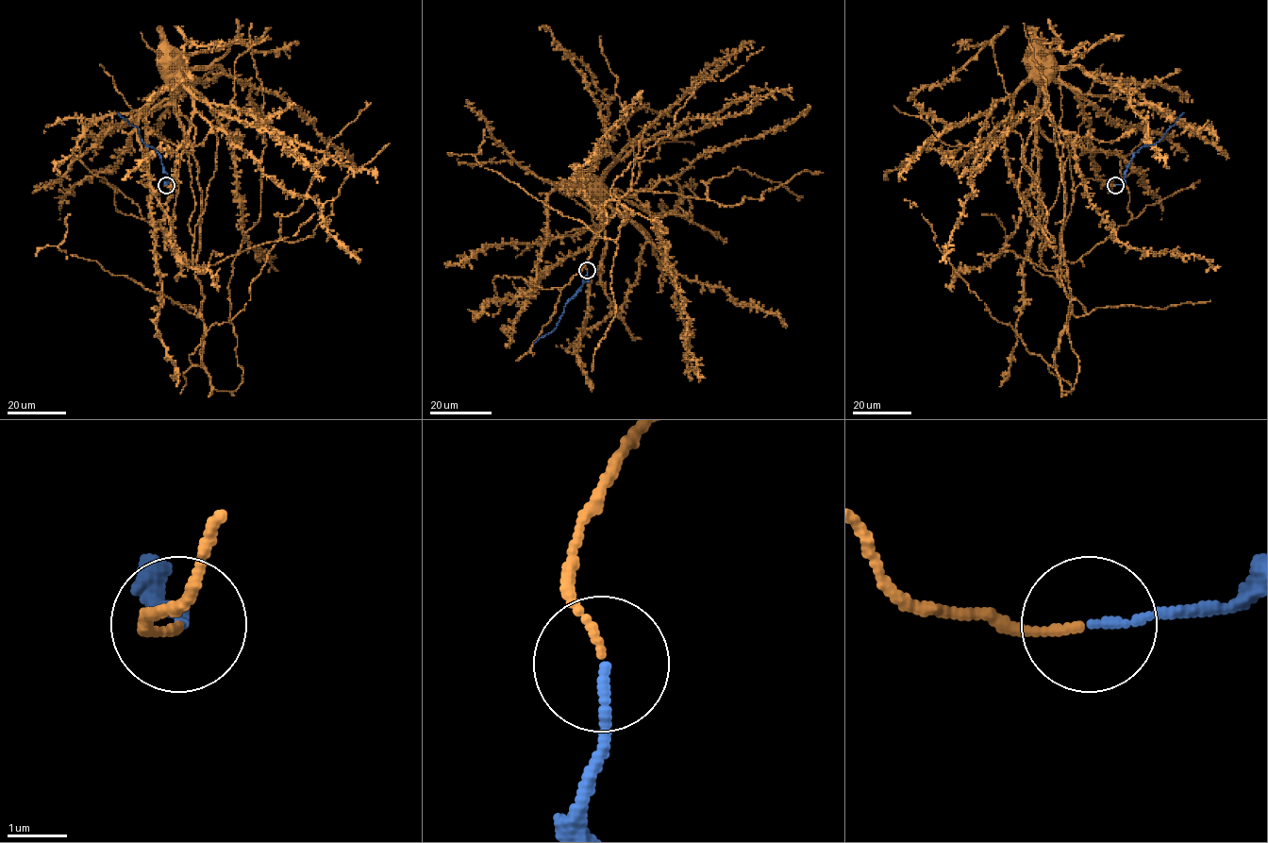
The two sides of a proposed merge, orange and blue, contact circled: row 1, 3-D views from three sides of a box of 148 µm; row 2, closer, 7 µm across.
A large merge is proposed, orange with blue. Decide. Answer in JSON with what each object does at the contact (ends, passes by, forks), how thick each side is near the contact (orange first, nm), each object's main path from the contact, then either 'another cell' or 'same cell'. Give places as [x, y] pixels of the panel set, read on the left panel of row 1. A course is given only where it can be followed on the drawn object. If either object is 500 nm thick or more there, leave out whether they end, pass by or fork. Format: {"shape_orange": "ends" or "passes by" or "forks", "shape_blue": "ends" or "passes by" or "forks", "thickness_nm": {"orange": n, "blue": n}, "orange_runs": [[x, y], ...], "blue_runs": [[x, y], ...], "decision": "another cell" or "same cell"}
{"shape_orange": "ends", "shape_blue": "ends", "thickness_nm": {"orange": 120, "blue": 140}, "orange_runs": [[167, 185], [177, 178], [174, 241], [178, 252], [195, 261], [202, 202], [197, 161], [159, 67], [160, 48]], "blue_runs": [[167, 185], [169, 177], [159, 155], [143, 143], [138, 128], [118, 112]], "decision": "same cell"}

